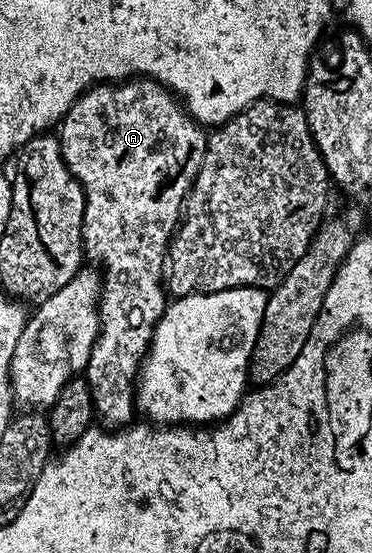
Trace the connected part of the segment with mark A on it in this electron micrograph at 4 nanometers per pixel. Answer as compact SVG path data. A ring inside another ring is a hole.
M134 77L116 83L99 83L82 93L71 105L71 109L65 114L59 124L59 142L61 145L61 156L79 185L85 190L85 208L83 209L83 237L81 245L83 255L89 259L103 272L101 275L101 297L97 301L97 340L91 349L89 363L85 366L83 377L89 383L89 392L93 398L93 409L96 418L106 428L121 429L132 424L133 411L135 412L135 380L141 370L145 354L149 351L149 343L153 340L153 330L165 313L167 306L167 287L163 282L163 276L167 271L167 256L169 254L169 243L173 240L173 233L177 230L177 224L181 221L181 213L185 205L185 196L193 187L195 177L203 165L205 156L205 144L207 142L206 132L202 124L198 123L184 106L179 102L178 96L148 77Z

